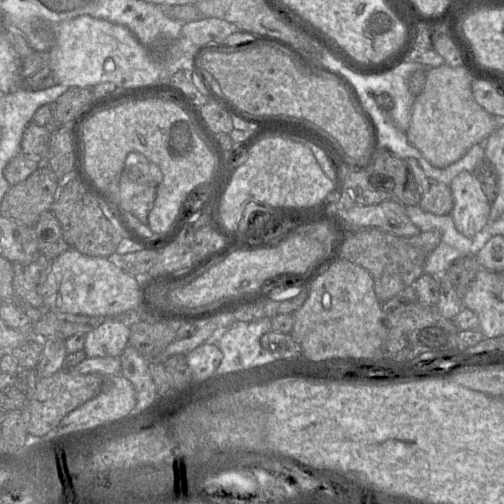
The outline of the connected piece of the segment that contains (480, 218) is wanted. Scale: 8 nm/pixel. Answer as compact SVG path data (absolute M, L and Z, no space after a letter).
M462 171L449 186L454 199L450 215L455 227L474 238L490 222L490 202L472 172Z

